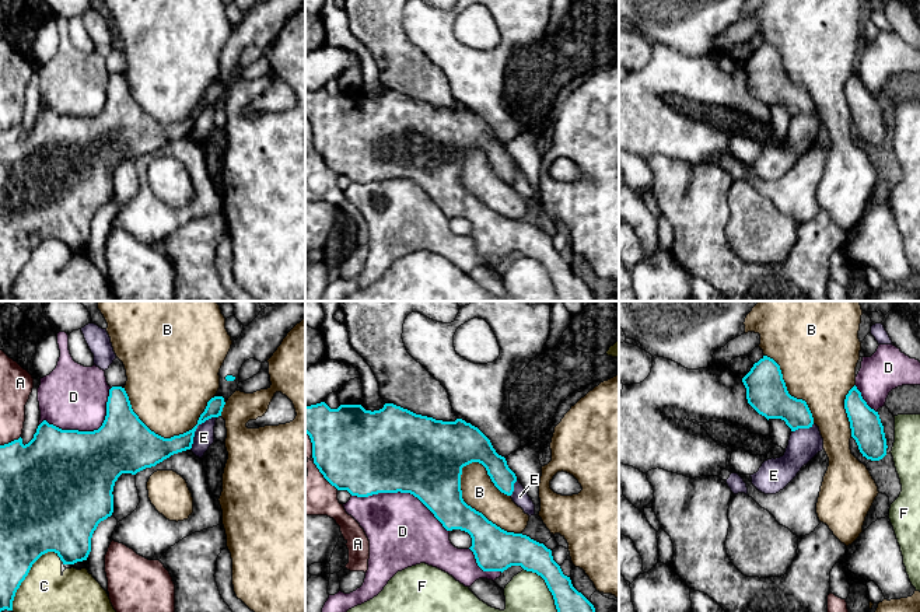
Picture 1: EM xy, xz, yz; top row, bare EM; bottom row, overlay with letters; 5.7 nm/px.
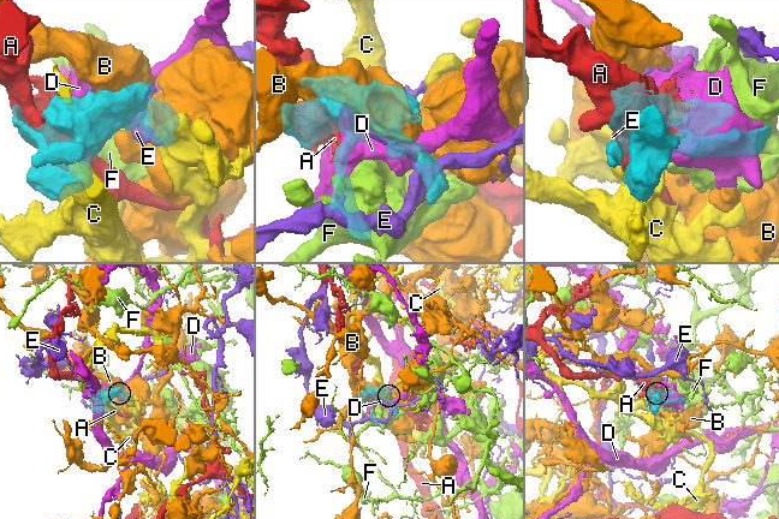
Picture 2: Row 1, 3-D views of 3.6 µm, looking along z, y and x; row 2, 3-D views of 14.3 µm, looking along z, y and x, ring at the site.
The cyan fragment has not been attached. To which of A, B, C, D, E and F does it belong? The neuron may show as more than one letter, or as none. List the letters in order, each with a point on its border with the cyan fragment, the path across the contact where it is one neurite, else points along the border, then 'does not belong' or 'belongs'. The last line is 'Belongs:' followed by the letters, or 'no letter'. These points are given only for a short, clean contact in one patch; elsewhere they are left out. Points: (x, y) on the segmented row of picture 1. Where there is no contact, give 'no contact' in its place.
A: xz (324, 476) | does not belong
B: xz (474, 509) | does not belong
C: xy (27, 574) | does not belong
D: xz (401, 492) | does not belong
E: xy (196, 427) | does not belong
F: xz (546, 584) | does not belong
Belongs: no letter

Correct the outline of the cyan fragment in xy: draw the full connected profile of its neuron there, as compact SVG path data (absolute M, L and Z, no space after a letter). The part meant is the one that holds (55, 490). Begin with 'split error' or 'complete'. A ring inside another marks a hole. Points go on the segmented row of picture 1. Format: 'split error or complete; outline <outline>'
split error; outline M280 301L266 307L248 325L241 336L232 342L231 349L220 368L220 388L207 402L197 424L179 436L164 438L151 431L133 412L129 396L122 387L112 387L106 402L106 416L102 426L94 431L62 430L43 420L28 444L22 438L0 445L0 612L13 611L13 601L21 583L28 576L32 564L45 553L55 552L63 564L74 564L87 560L91 552L91 538L98 524L113 513L113 486L122 473L136 475L137 472L155 466L174 454L192 448L195 431L199 424L211 417L221 416L228 398L239 384L242 364L255 359L267 361L281 345L287 333L305 318L302 301Z

